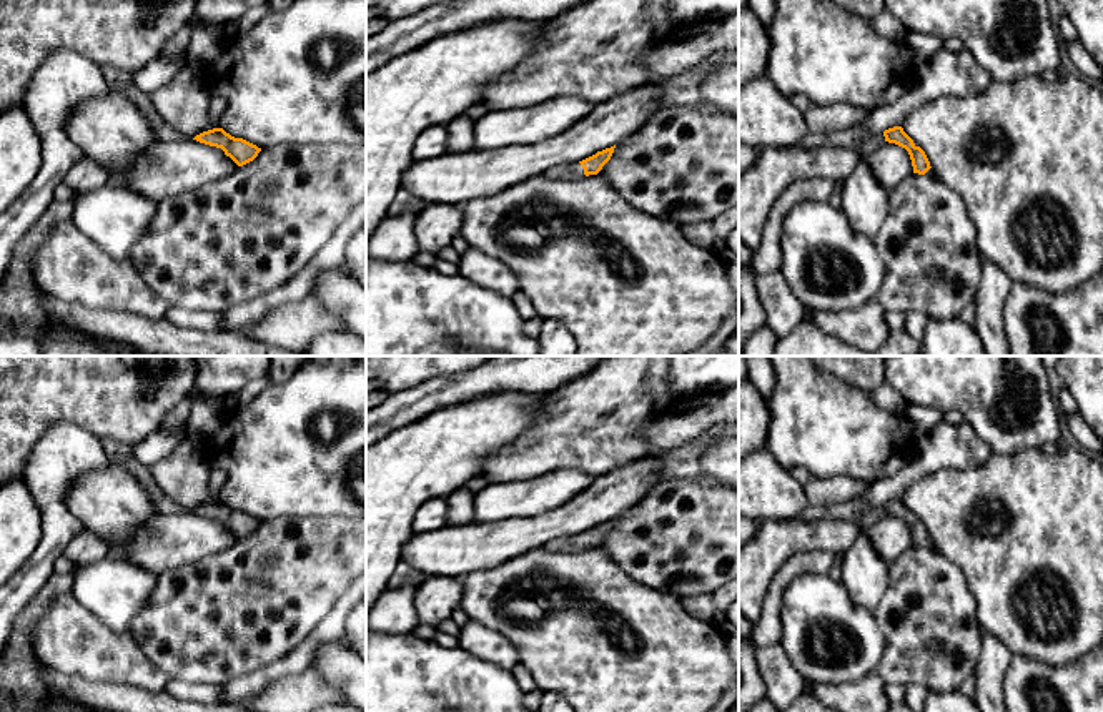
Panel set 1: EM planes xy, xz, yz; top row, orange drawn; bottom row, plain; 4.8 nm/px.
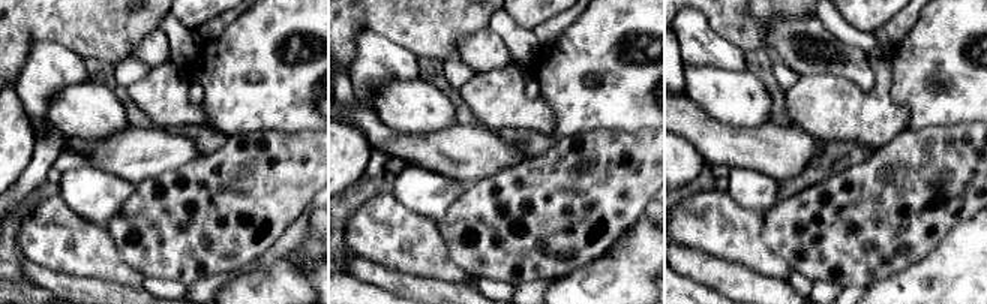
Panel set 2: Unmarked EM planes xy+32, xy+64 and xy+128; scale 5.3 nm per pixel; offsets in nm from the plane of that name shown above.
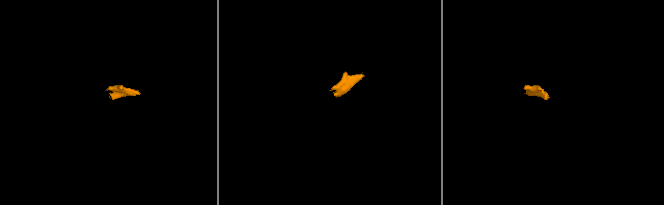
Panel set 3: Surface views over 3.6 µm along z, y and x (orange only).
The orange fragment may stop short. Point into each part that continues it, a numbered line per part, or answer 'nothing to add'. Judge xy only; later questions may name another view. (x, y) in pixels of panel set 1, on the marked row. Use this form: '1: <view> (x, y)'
nothing to add

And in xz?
1: xz (571, 172)

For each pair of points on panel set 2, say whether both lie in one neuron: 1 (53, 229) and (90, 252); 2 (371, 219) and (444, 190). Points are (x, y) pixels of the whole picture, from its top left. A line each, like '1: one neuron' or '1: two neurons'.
1: one neuron
2: two neurons

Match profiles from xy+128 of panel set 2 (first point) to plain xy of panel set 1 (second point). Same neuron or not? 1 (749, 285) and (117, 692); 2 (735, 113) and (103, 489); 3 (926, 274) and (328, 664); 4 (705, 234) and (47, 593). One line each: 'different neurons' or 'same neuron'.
1: same neuron
2: same neuron
3: different neurons
4: different neurons

